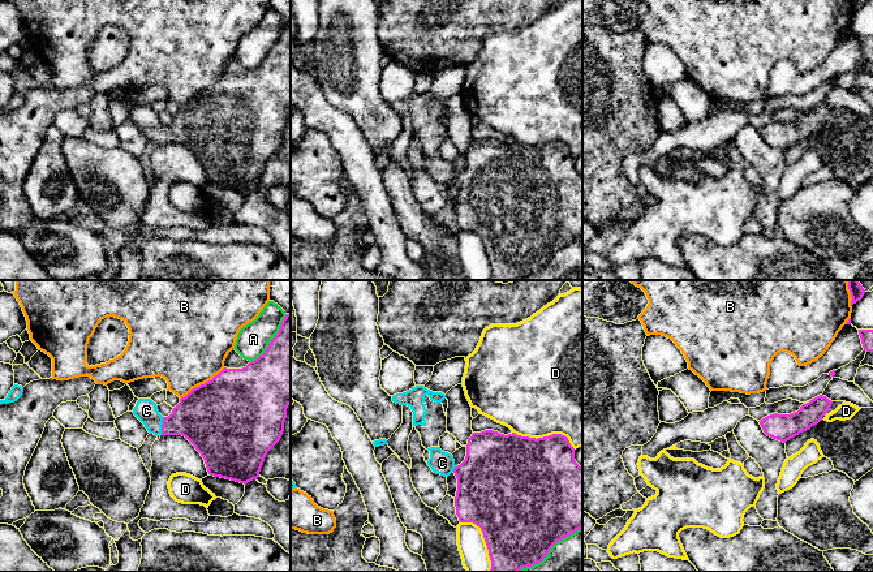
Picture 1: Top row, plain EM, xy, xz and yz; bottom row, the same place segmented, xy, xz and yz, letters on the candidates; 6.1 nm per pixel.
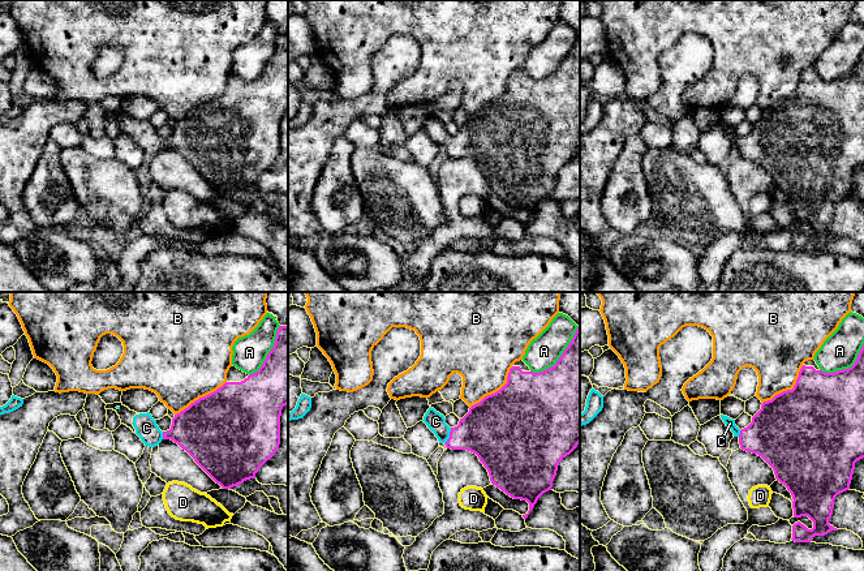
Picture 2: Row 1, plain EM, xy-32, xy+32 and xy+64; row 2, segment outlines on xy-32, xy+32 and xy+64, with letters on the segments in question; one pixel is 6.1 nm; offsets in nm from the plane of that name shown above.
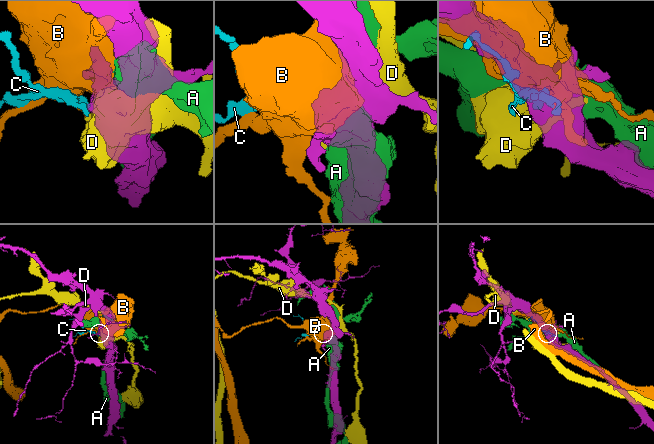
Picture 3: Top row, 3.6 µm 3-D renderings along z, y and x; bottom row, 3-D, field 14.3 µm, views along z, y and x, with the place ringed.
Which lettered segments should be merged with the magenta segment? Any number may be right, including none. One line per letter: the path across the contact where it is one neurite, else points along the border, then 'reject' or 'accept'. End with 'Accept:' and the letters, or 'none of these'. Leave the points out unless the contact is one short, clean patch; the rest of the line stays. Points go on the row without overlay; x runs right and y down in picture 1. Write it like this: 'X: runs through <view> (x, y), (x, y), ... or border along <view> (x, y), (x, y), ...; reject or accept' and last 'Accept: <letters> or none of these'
A: reject
B: reject
C: runs through xy (201, 124), (162, 134), (146, 119); accept
D: reject
Accept: C

